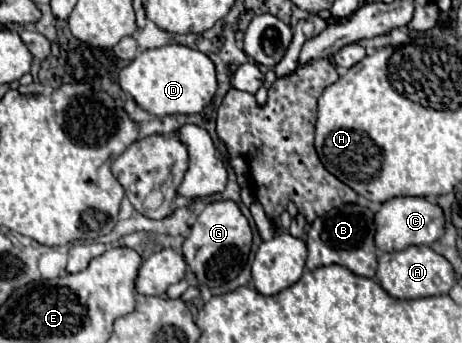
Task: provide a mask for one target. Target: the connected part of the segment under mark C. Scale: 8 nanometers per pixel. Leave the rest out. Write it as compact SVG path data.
M391 198L375 214L375 246L379 252L397 252L415 244L433 244L443 234L443 212L427 198Z

